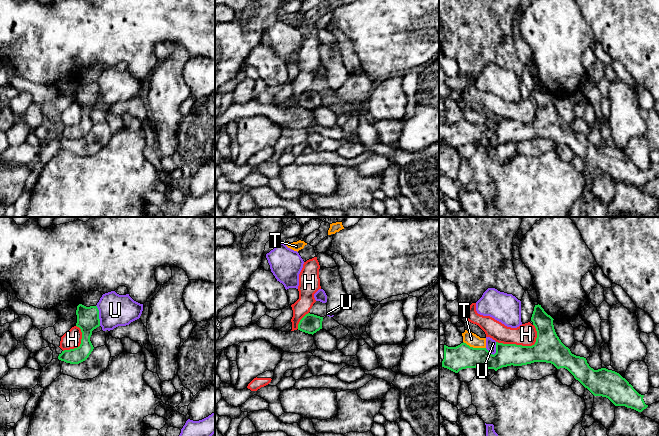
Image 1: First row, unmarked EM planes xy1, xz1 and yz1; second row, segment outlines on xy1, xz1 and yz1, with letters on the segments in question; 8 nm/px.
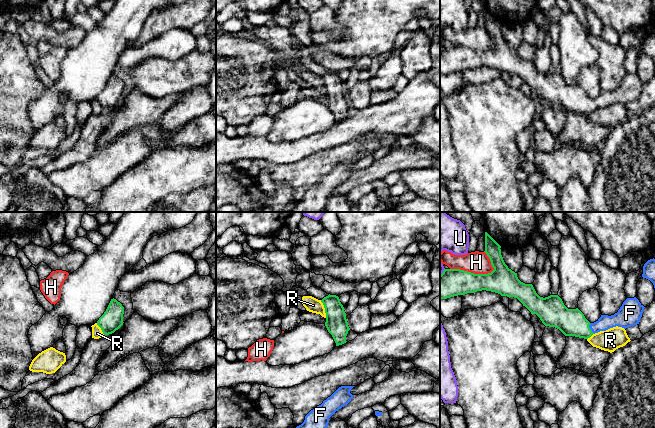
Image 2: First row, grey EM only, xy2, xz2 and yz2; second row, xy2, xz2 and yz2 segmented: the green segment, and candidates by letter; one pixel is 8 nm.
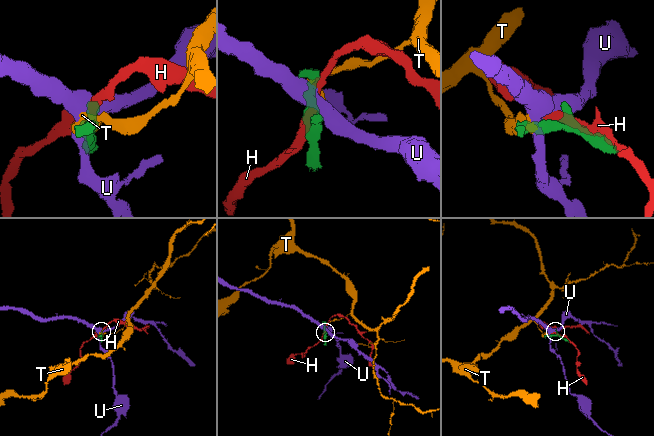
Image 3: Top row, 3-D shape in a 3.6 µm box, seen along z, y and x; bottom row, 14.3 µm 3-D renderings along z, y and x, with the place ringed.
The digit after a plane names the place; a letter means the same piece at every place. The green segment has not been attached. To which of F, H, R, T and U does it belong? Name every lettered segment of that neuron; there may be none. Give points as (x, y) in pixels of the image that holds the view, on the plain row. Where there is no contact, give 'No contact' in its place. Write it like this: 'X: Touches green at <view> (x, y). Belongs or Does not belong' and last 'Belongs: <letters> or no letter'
F: Touches green at yz2 (589, 104). Belongs
H: Touches green at yz2 (472, 49). Does not belong
R: Touches green at xz2 (325, 85). Does not belong
T: Touches green at yz1 (474, 124). Does not belong
U: Touches green at yz1 (496, 128). Does not belong
Belongs: F

